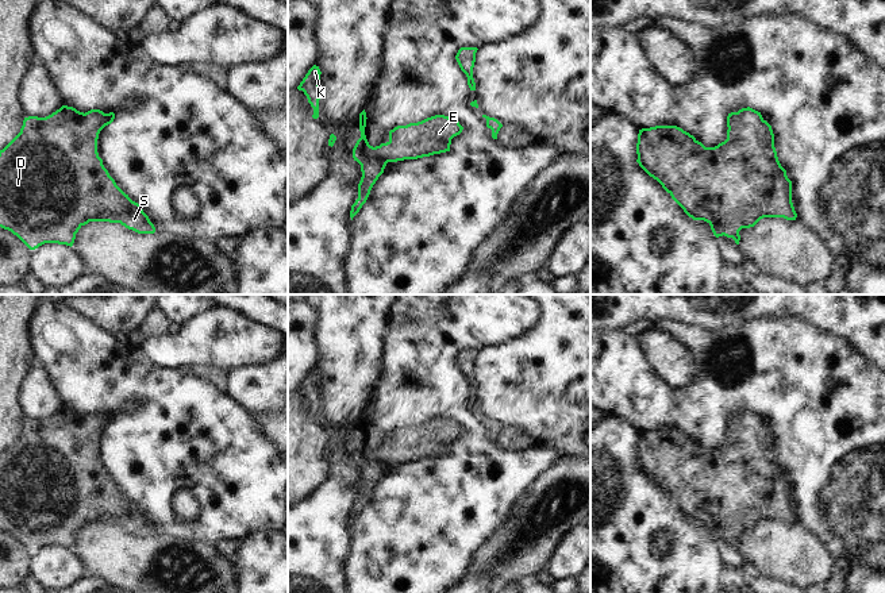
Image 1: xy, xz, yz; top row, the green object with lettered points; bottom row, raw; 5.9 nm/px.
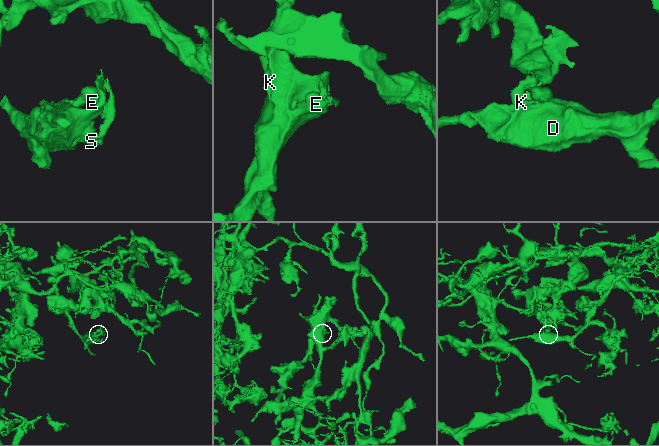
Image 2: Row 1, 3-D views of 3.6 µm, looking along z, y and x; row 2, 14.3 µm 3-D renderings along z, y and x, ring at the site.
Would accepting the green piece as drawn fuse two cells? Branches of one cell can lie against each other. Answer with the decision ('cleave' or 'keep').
keep

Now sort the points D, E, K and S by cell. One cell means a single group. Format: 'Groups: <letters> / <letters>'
Groups: D E K S

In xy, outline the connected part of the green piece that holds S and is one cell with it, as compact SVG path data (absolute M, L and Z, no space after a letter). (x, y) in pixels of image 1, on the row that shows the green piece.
M68 105L46 118L24 118L20 132L0 150L0 227L16 235L30 250L45 243L72 247L78 230L89 222L120 223L138 234L154 234L155 227L142 207L116 185L99 157L99 134L113 119L113 112L91 109L84 113Z

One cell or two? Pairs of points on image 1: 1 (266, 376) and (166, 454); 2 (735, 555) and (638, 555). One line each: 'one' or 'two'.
1: two
2: two

